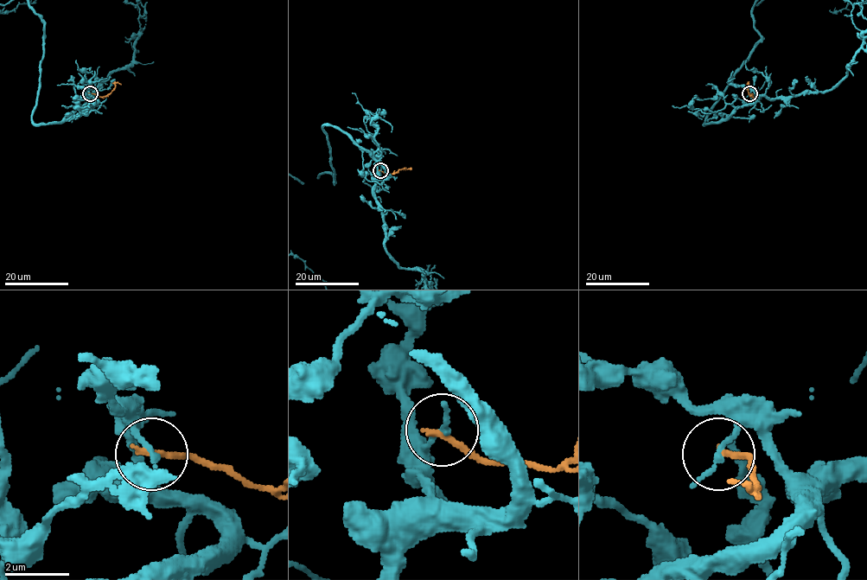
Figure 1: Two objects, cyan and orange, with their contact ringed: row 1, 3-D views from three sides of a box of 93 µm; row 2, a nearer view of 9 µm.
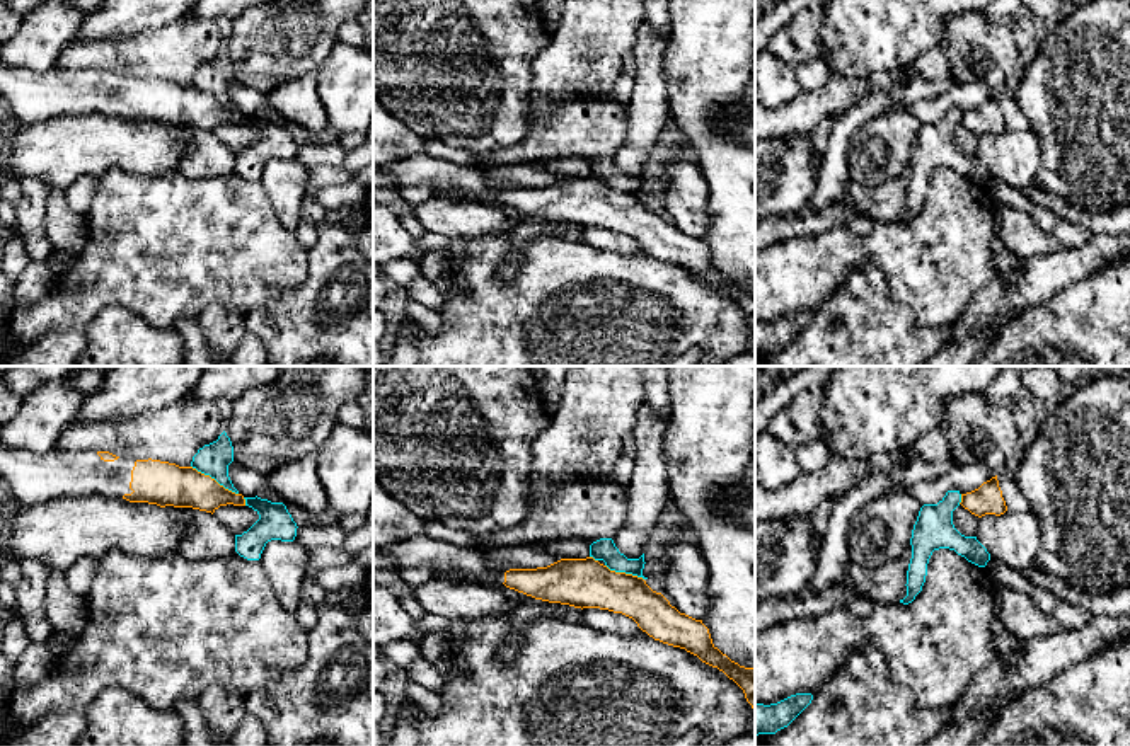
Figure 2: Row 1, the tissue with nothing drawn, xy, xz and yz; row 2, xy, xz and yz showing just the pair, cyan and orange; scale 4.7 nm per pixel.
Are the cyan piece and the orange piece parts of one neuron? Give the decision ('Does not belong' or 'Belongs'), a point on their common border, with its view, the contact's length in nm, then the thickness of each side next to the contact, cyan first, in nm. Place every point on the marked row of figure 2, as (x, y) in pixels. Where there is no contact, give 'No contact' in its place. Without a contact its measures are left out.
Does not belong. Touches cyan at xy (215, 479). Shared border 260 nm. Thickness 150 nm (cyan) against 200 nm

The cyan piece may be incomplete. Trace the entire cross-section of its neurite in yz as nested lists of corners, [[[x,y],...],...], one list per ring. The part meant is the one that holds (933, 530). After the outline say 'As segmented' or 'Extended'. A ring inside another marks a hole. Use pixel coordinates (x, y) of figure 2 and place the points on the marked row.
[[[948,491],[937,504],[924,504],[920,508],[910,538],[912,559],[907,571],[907,596],[900,603],[912,603],[922,591],[927,564],[934,550],[954,550],[978,567],[985,567],[990,560],[990,554],[977,537],[965,537],[954,528],[953,511],[960,502],[960,491]]]. As segmented

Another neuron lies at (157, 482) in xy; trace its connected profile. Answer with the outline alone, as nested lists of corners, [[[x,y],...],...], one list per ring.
[[[0,443],[0,477],[17,502],[26,504],[99,494],[160,508],[193,508],[211,514],[220,506],[245,506],[242,494],[225,489],[193,467],[152,458],[119,458],[109,451],[36,453]]]

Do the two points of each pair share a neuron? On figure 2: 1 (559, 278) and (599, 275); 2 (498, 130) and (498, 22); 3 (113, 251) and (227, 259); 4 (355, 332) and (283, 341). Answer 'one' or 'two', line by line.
1: one
2: one
3: one
4: one

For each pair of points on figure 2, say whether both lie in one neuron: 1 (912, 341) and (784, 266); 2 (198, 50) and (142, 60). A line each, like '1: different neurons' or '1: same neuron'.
1: different neurons
2: same neuron

